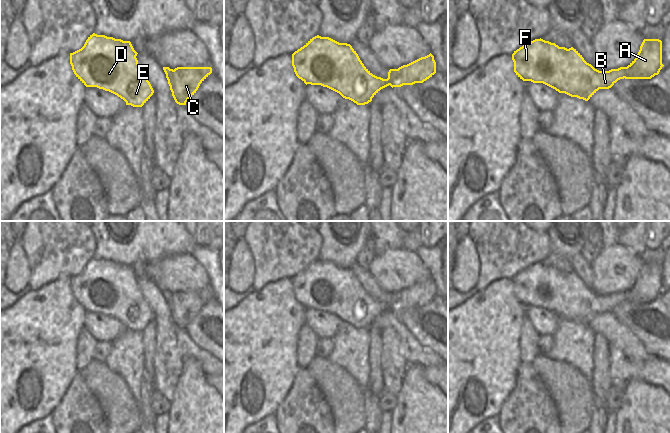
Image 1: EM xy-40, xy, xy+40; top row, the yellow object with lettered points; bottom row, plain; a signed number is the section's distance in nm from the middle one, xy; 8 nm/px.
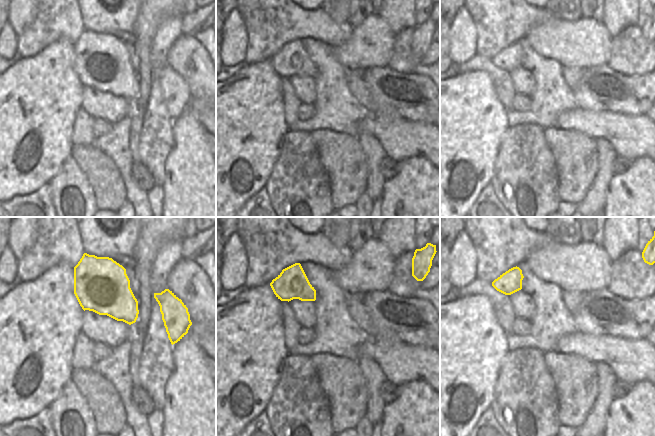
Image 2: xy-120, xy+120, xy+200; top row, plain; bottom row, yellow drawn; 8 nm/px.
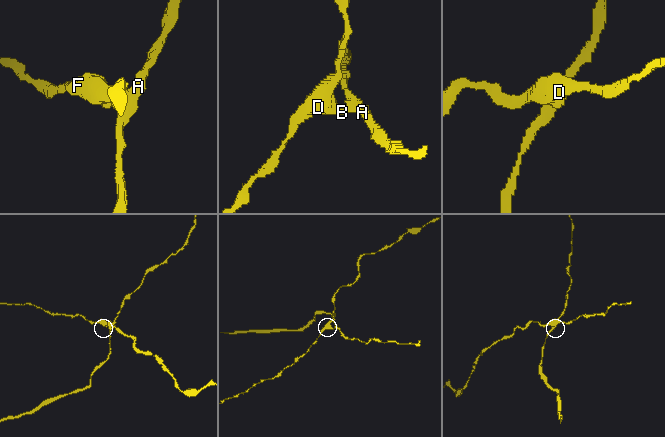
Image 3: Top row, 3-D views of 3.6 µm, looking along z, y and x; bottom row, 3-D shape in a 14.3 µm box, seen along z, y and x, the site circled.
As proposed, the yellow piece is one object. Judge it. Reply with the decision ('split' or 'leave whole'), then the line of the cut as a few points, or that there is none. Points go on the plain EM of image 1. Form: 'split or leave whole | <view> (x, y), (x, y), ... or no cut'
split | xy (397, 293), (389, 308)

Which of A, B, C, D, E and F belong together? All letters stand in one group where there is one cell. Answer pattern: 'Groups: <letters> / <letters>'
Groups: A C / B D E F

